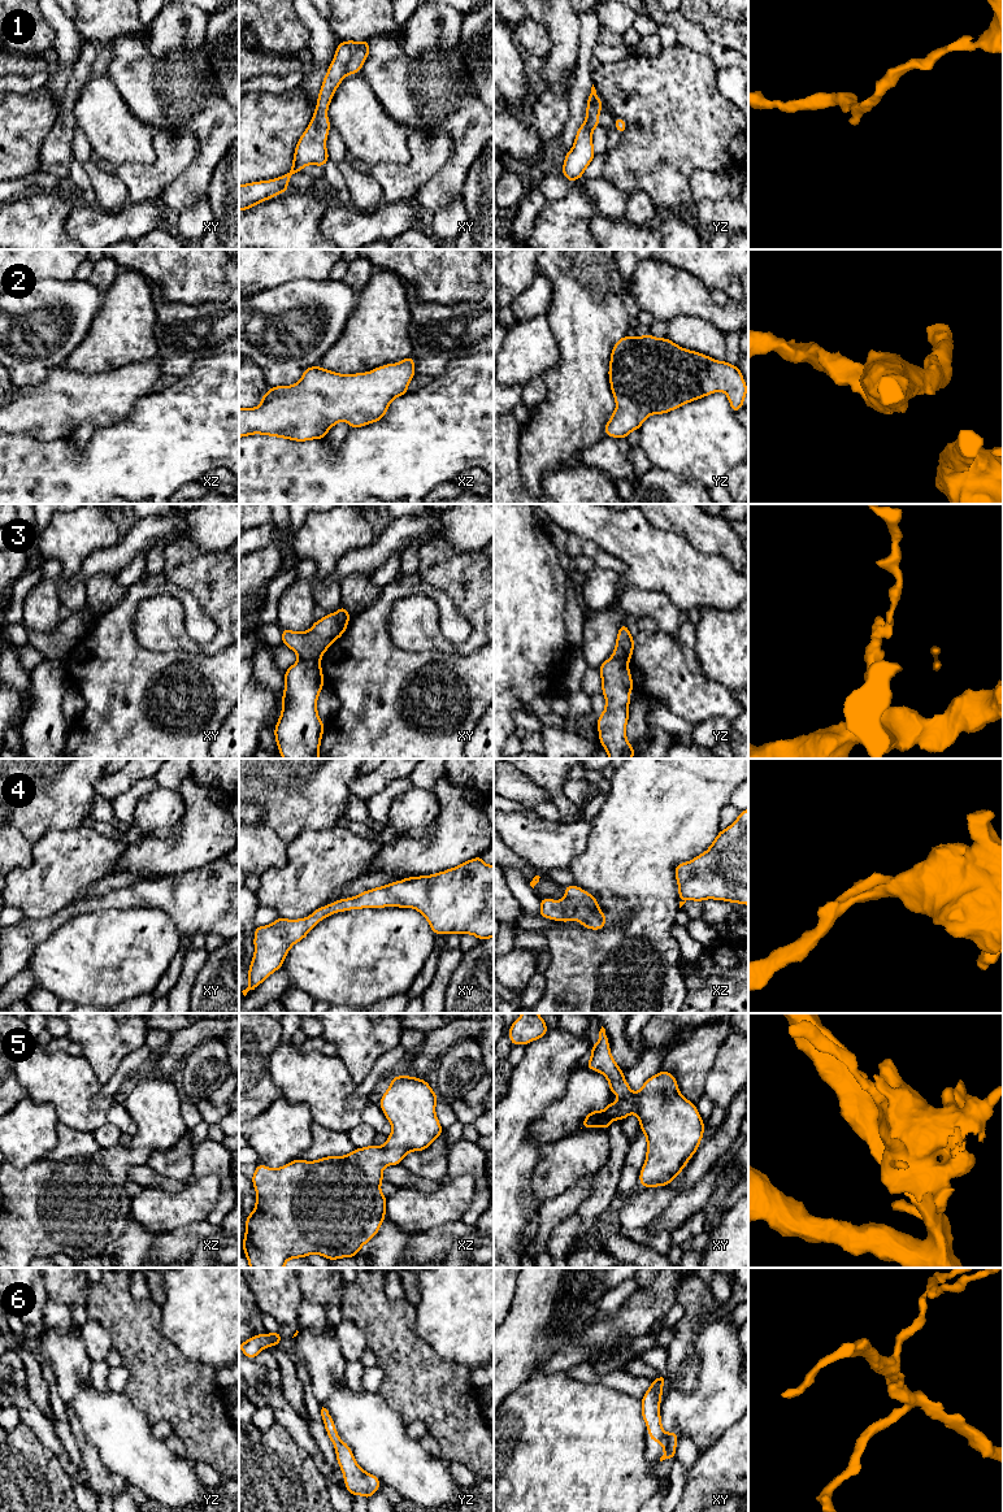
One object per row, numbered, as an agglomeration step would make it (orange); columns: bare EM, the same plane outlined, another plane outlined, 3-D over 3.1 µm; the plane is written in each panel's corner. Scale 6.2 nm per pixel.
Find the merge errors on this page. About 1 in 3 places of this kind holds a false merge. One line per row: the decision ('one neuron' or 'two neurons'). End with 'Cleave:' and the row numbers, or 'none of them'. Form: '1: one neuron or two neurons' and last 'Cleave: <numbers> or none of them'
1: one neuron
2: one neuron
3: two neurons
4: one neuron
5: one neuron
6: one neuron
Cleave: 3

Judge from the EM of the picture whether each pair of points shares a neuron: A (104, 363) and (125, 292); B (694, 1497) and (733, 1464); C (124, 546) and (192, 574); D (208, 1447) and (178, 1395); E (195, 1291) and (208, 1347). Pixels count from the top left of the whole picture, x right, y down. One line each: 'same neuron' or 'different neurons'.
A: same neuron
B: same neuron
C: different neurons
D: same neuron
E: same neuron

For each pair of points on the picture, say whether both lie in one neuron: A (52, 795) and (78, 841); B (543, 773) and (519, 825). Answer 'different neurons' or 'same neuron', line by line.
A: different neurons
B: different neurons

